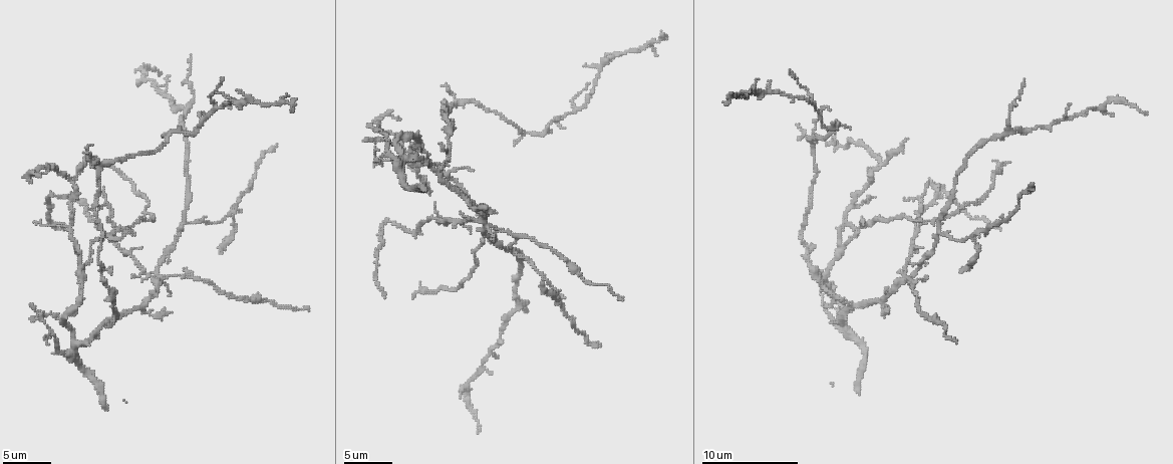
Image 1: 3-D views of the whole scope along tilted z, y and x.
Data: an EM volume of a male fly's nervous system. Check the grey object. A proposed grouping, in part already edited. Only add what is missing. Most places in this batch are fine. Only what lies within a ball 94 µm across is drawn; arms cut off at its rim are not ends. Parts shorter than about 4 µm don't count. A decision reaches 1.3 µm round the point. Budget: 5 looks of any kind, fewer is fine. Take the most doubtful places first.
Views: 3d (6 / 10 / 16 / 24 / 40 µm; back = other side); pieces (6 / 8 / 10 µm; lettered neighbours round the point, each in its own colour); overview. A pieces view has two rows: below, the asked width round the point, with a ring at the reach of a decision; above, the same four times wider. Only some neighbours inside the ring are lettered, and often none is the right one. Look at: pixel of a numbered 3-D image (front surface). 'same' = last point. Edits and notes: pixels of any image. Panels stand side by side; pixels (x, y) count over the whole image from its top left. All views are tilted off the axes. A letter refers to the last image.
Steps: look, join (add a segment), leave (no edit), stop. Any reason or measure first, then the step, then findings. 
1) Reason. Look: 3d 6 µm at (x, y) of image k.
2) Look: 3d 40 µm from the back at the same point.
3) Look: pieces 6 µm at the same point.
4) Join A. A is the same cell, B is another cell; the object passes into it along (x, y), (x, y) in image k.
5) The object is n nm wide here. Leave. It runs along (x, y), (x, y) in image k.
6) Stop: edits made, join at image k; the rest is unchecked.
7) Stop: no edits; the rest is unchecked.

End of a long branch. Look: pieces 6 µm at (385, 296) of image 1.

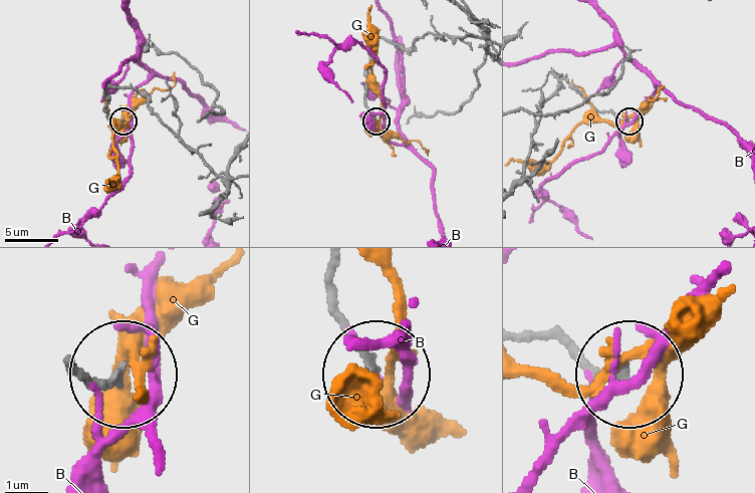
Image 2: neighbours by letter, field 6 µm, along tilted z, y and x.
Leave. B and G are other cells; it runs along (75, 359), (118, 380) in image 2; no lettered segment goes on from it.

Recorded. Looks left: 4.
An open end. Look: 3d 6 µm at (109, 268) of image 1.

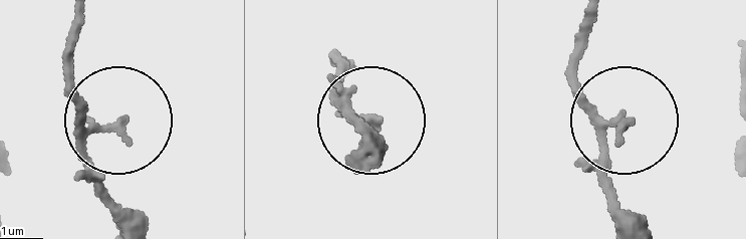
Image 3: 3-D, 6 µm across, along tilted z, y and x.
Look: pieces 8 µm at (626, 124) of image 3.

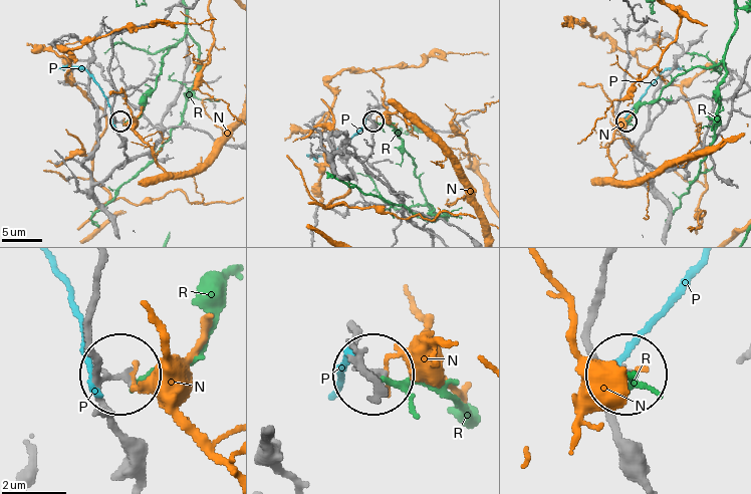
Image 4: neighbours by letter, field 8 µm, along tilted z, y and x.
Leave. N, P and R are other cells; none of them fits.

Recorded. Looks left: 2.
Tapers out. Look: 3d 10 µm at (33, 222) of image 1.

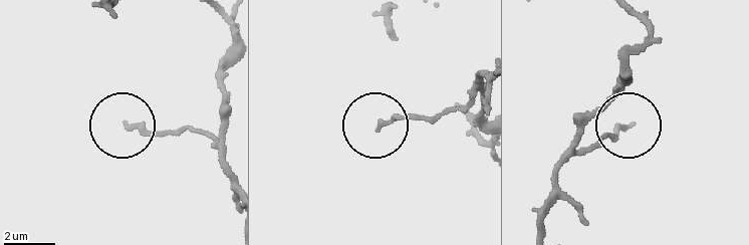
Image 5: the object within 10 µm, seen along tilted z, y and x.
Look: pieces 10 µm at (380, 126) of image 5.

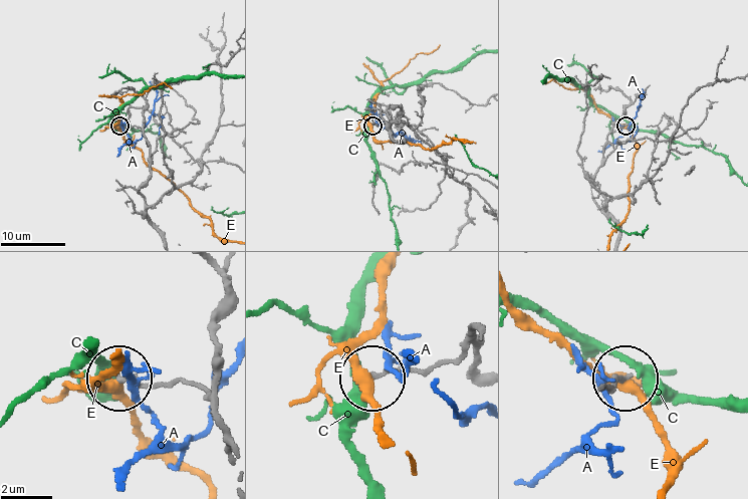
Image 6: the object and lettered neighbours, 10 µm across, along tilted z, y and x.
Leave. A, C and E are other cells; it runs along (604, 199), (594, 176), (602, 147), (609, 134), (625, 125) in image 6; no lettered segment goes on from it.

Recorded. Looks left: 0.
Stop: no edits; the rest is unchecked.

